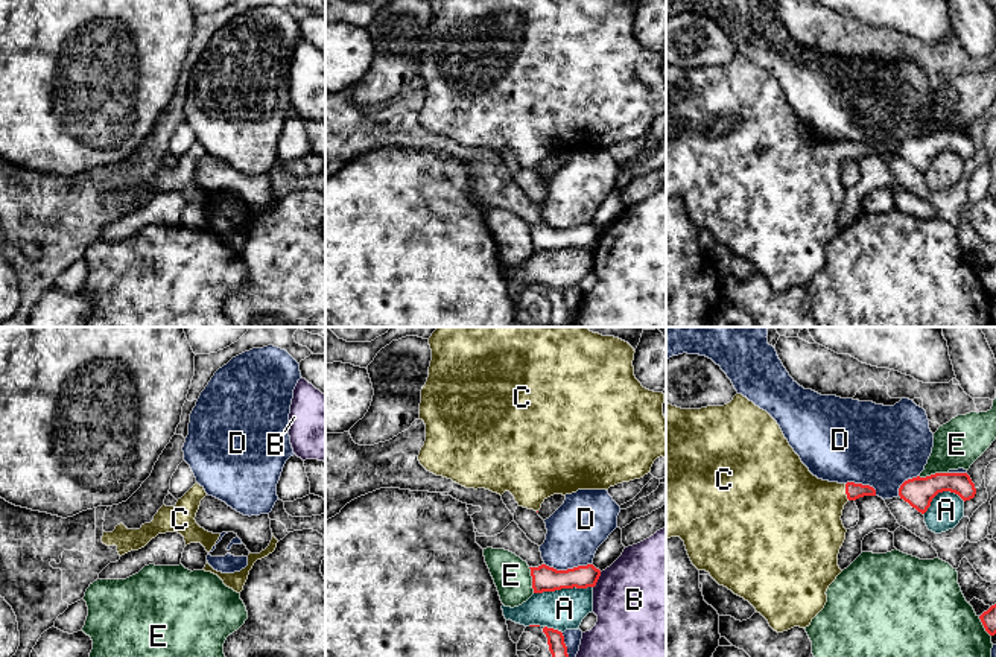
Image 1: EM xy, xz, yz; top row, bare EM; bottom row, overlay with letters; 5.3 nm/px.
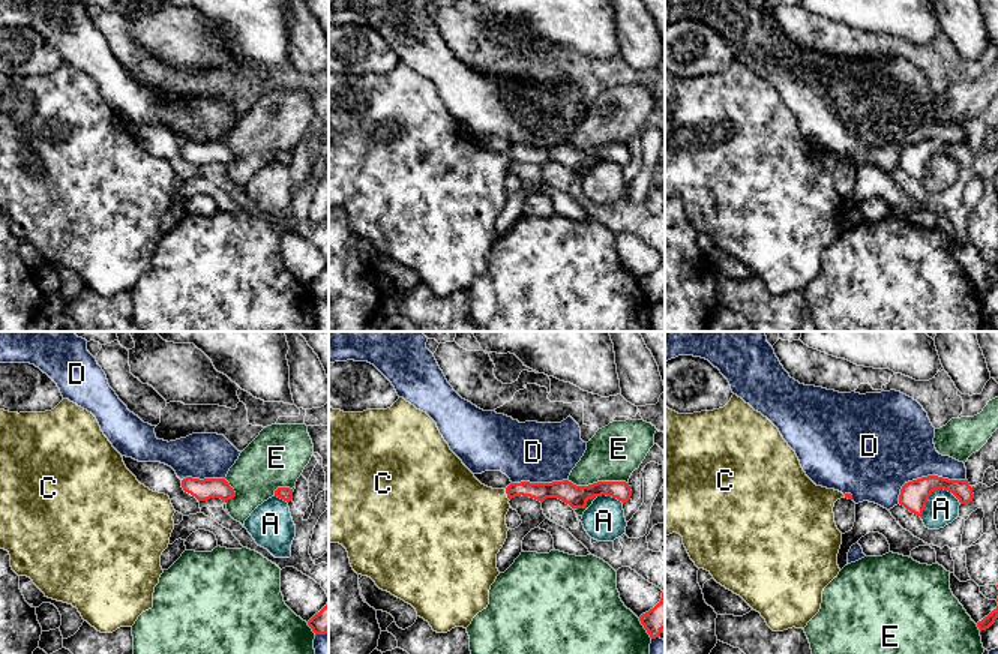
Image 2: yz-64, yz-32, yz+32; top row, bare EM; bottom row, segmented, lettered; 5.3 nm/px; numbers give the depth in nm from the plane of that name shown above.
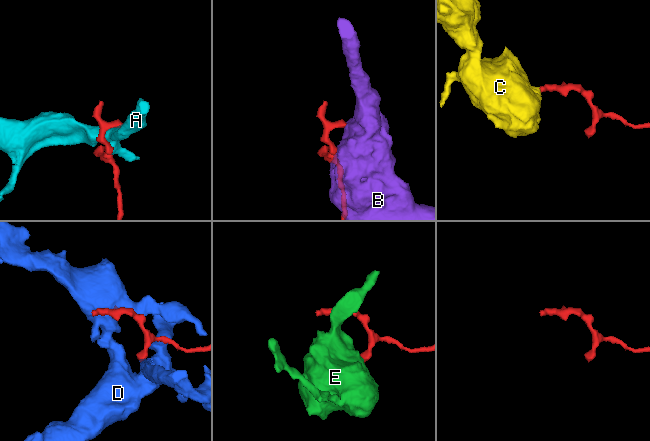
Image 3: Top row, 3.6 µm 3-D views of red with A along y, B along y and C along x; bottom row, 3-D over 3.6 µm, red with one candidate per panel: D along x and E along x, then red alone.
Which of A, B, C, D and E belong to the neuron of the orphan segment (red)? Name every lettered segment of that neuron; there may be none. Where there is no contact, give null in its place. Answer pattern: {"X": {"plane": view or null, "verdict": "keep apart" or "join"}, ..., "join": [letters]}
{"A": {"plane": "xz", "verdict": "keep apart"}, "B": {"plane": "xz", "verdict": "keep apart"}, "C": {"plane": "yz", "verdict": "join"}, "D": {"plane": "xz", "verdict": "keep apart"}, "E": {"plane": "yz", "verdict": "keep apart"}, "join": ["C"]}

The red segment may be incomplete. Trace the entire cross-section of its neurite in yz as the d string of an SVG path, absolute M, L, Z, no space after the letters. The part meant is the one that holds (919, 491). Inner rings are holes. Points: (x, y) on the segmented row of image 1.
M935 473L926 478L912 478L899 488L899 496L918 513L925 514L932 499L943 491L958 494L964 502L976 494L975 484L967 473Z

